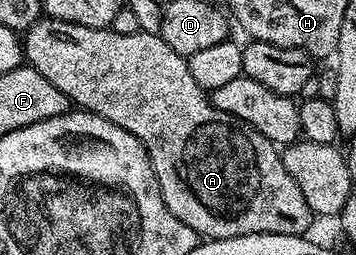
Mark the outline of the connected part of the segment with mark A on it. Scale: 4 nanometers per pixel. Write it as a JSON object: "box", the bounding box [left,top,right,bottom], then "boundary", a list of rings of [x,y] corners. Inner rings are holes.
{"box":[23,16,315,239],"boundary":[[[42,16],[38,18],[35,25],[24,31],[23,58],[46,80],[51,80],[51,84],[55,84],[55,88],[59,88],[59,92],[63,92],[68,96],[74,107],[103,116],[107,120],[111,120],[111,124],[119,124],[119,128],[131,132],[131,136],[135,136],[141,141],[149,157],[151,168],[155,172],[163,202],[167,204],[167,208],[172,214],[179,220],[183,220],[183,224],[187,224],[187,228],[194,230],[202,239],[238,238],[239,236],[251,236],[252,234],[295,234],[301,236],[306,233],[305,229],[315,221],[315,215],[309,209],[307,200],[303,200],[303,192],[299,188],[299,184],[295,184],[295,180],[291,180],[291,172],[287,172],[287,168],[283,168],[283,160],[278,147],[264,138],[251,124],[247,124],[243,120],[215,108],[212,97],[202,90],[199,84],[195,84],[195,76],[191,76],[187,58],[180,55],[179,52],[173,51],[171,45],[165,43],[161,35],[139,33],[123,36],[111,28],[71,24],[67,20]]]}

